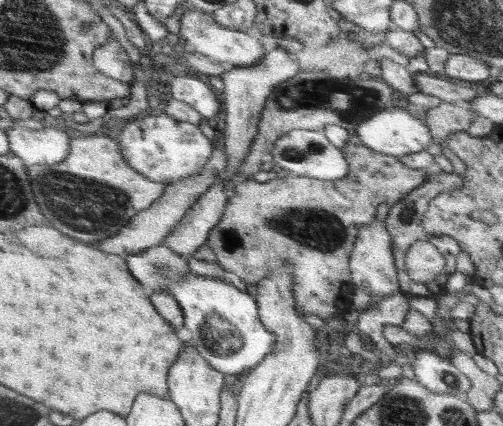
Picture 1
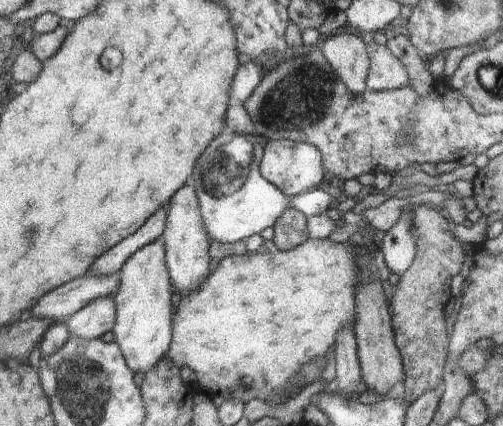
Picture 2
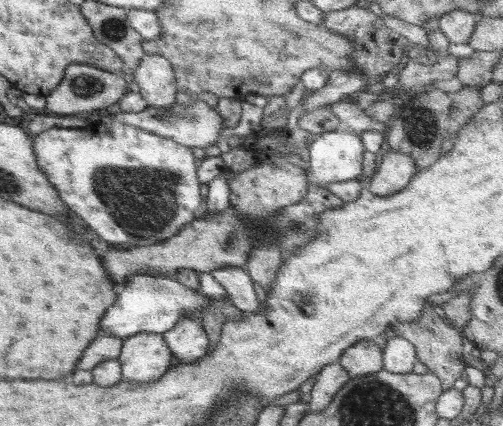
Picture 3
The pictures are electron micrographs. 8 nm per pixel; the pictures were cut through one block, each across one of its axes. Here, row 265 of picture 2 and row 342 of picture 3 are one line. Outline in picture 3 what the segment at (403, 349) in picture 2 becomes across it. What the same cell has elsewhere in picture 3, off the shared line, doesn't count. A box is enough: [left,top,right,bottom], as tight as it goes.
[395,303,472,390]

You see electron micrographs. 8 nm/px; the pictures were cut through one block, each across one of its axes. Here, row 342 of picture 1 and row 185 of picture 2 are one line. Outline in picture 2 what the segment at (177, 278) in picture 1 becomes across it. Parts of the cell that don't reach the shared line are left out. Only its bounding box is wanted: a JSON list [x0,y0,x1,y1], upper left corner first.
[193,130,339,243]

